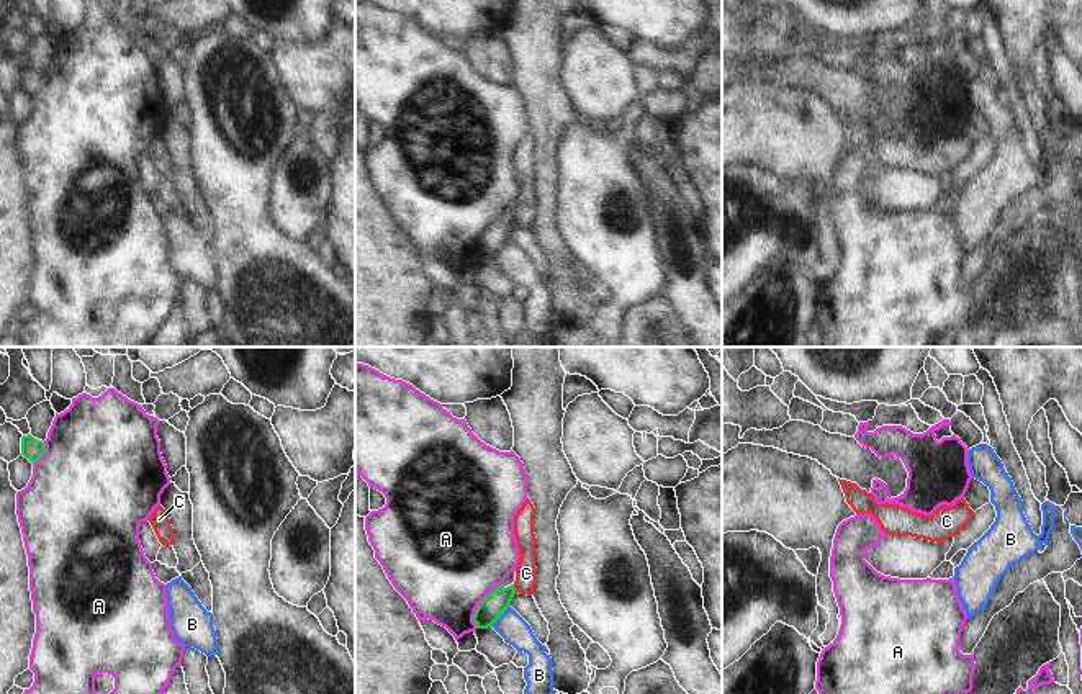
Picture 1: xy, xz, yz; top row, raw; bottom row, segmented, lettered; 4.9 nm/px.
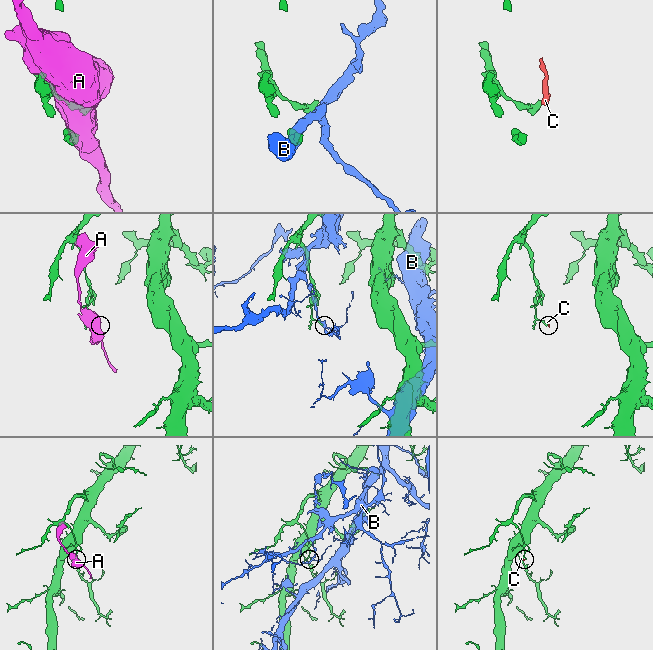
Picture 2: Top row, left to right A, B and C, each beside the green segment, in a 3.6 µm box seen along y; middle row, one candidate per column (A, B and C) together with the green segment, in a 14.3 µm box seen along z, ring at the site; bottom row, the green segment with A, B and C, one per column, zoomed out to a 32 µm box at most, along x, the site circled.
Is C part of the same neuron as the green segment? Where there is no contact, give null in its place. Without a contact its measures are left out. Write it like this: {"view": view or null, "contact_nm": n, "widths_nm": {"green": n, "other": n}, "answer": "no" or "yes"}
{"view": "xz", "contact_nm": 40, "widths_nm": {"green": 120, "other": 110}, "answer": "no"}

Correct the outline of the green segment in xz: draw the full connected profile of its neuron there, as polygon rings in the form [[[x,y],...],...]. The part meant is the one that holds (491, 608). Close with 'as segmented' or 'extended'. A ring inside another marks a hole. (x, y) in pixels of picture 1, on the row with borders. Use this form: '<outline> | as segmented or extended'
[[[511,571],[501,586],[496,586],[476,607],[473,622],[476,629],[488,629],[504,614],[516,594],[516,571]]] | extended

